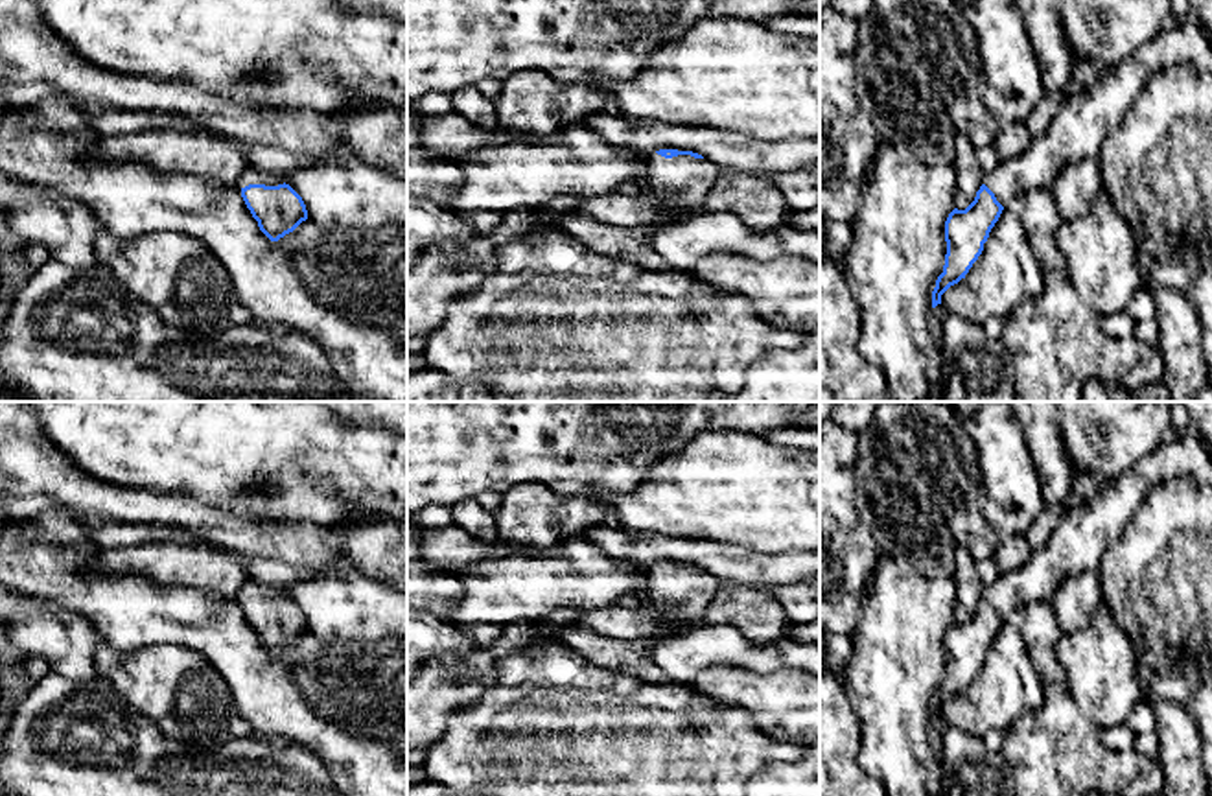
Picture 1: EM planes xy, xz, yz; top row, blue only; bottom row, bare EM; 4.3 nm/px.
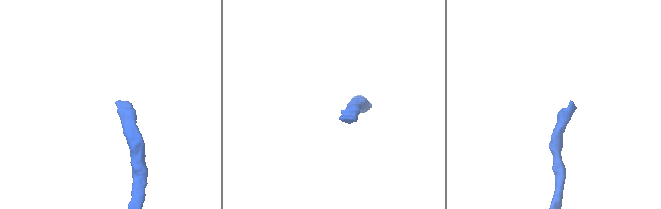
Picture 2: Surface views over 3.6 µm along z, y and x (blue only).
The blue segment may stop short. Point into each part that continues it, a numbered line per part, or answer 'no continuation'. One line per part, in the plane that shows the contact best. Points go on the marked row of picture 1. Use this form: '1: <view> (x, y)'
1: xz (680, 183)

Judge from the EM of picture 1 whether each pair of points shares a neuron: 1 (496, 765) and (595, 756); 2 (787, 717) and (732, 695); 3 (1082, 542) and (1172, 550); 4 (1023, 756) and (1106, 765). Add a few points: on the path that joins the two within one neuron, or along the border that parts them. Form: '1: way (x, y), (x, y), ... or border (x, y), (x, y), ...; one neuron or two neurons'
1: way (520, 763), (571, 763); one neuron
2: way (774, 704), (761, 695), (745, 695); one neuron
3: border (1137, 507), (1096, 570); two neurons
4: way (1043, 756), (1085, 765); one neuron

